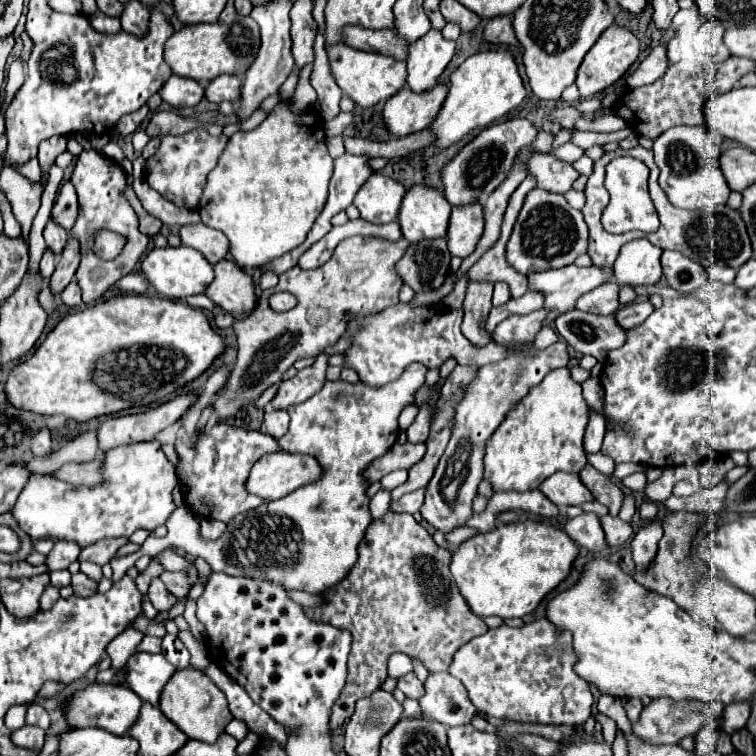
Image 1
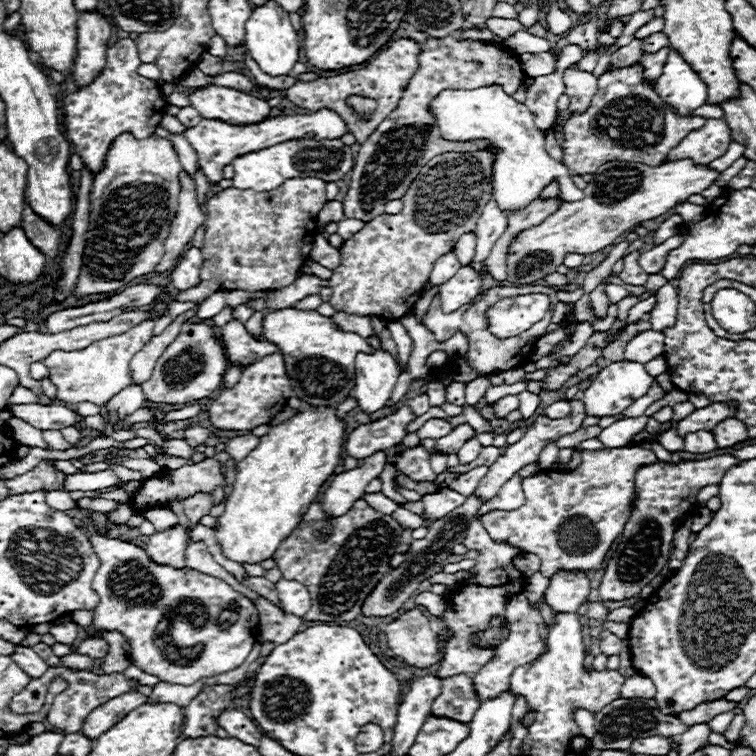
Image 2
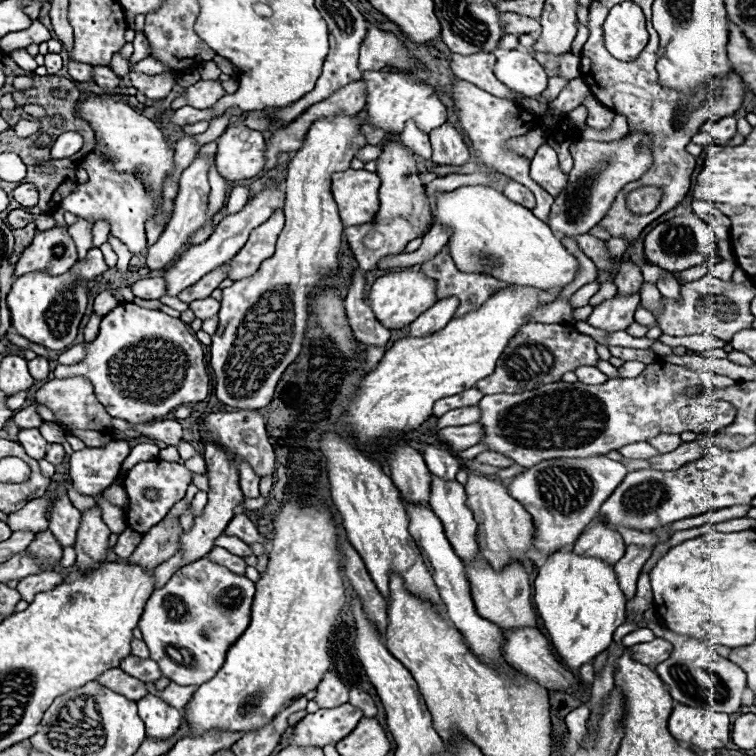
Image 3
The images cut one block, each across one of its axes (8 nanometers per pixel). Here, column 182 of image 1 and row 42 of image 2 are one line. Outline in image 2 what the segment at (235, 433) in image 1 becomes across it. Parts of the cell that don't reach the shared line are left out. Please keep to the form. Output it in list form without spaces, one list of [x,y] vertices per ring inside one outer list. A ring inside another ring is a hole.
[[[434,40],[428,42],[418,56],[418,70],[412,76],[398,108],[388,116],[360,146],[354,168],[350,174],[350,190],[344,204],[344,216],[356,216],[358,220],[372,220],[374,216],[384,214],[384,206],[390,200],[400,200],[414,178],[420,174],[422,166],[428,164],[434,156],[444,152],[476,152],[490,146],[488,140],[472,140],[472,142],[446,142],[440,136],[440,128],[436,124],[434,114],[430,112],[430,102],[442,90],[474,90],[480,86],[502,86],[506,94],[514,94],[524,80],[522,62],[518,54],[508,48],[492,42],[478,40]]]

